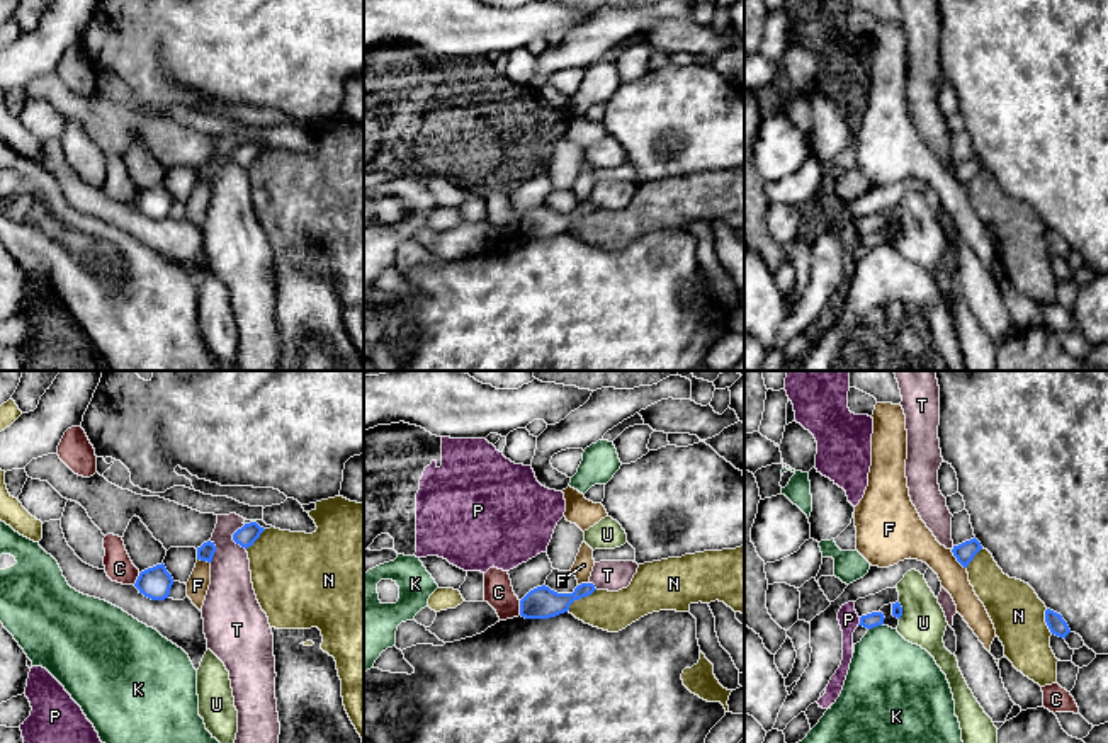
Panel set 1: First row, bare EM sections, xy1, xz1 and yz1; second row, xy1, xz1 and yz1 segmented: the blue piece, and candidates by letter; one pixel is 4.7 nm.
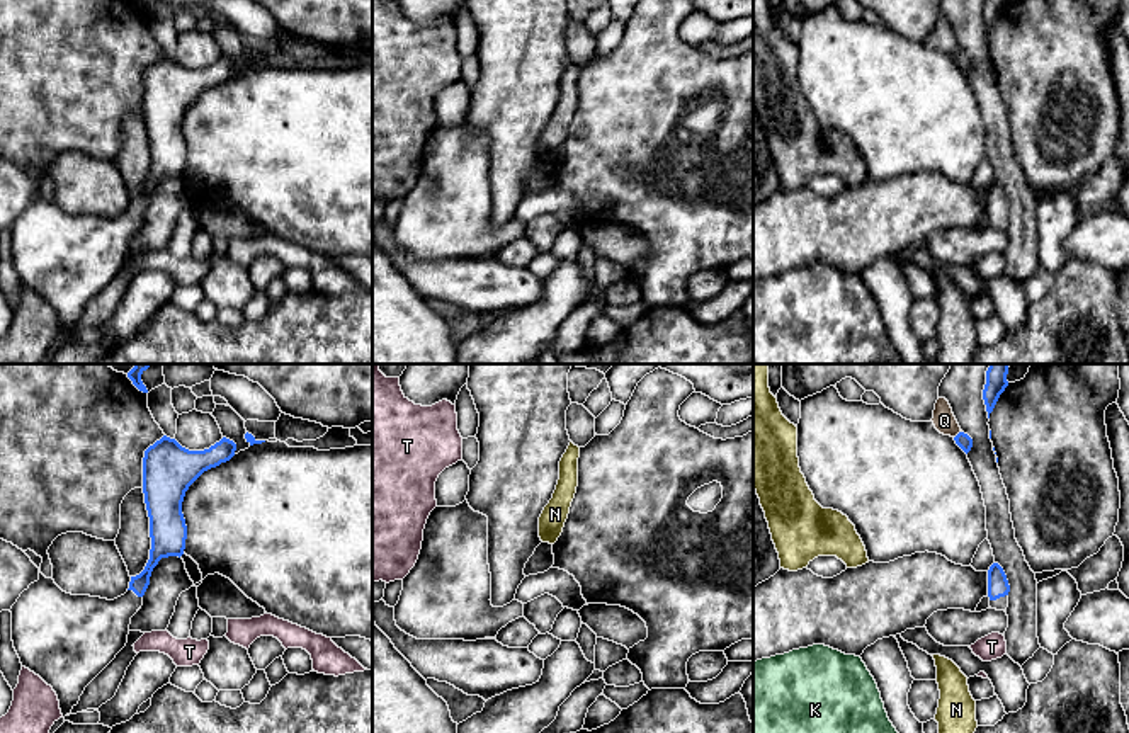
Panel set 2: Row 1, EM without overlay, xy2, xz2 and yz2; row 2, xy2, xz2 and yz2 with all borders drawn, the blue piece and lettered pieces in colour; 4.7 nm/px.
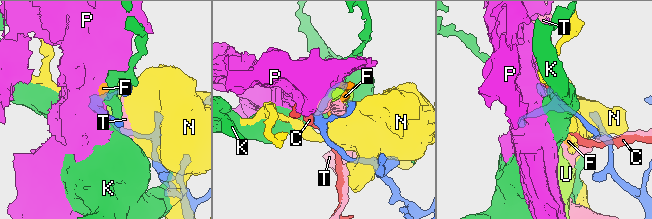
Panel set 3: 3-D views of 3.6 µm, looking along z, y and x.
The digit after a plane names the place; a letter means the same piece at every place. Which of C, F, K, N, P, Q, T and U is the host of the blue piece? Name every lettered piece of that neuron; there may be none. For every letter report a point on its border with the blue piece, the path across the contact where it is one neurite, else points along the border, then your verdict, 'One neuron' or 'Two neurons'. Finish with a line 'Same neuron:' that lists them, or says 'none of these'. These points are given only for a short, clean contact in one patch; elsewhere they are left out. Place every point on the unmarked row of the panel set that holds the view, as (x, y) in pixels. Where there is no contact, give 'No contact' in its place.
C: Touches blue at xz1 (520, 226). Boundary: xz1 (519, 220), (520, 233). Two neurons
F: Touches blue at yz1 (957, 179). Boundary: yz1 (950, 169), (966, 187). Two neurons
K: Touches blue at yz1 (876, 245). Boundary: yz1 (882, 242), (869, 249). Two neurons
N: Touches blue at xz1 (580, 216). Two neurons
P: Touches blue at yz1 (860, 240). Two neurons
Q: Touches blue at yz2 (958, 53). Boundary: yz2 (961, 50), (954, 56). Two neurons
T: Touches blue at xy1 (233, 157). Boundary: xy1 (245, 143), (233, 153), (233, 158), (245, 169). Two neurons
U: Touches blue at yz1 (901, 230). Two neurons
Same neuron: none of these

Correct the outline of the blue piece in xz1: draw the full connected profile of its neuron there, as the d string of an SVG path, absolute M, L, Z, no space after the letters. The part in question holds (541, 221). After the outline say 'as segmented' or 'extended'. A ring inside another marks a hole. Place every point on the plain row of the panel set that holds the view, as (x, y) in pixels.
M581 202L573 213L557 213L546 204L537 206L520 219L520 235L525 238L556 236L568 231L574 219L591 214L595 209L593 202Z; as segmented

